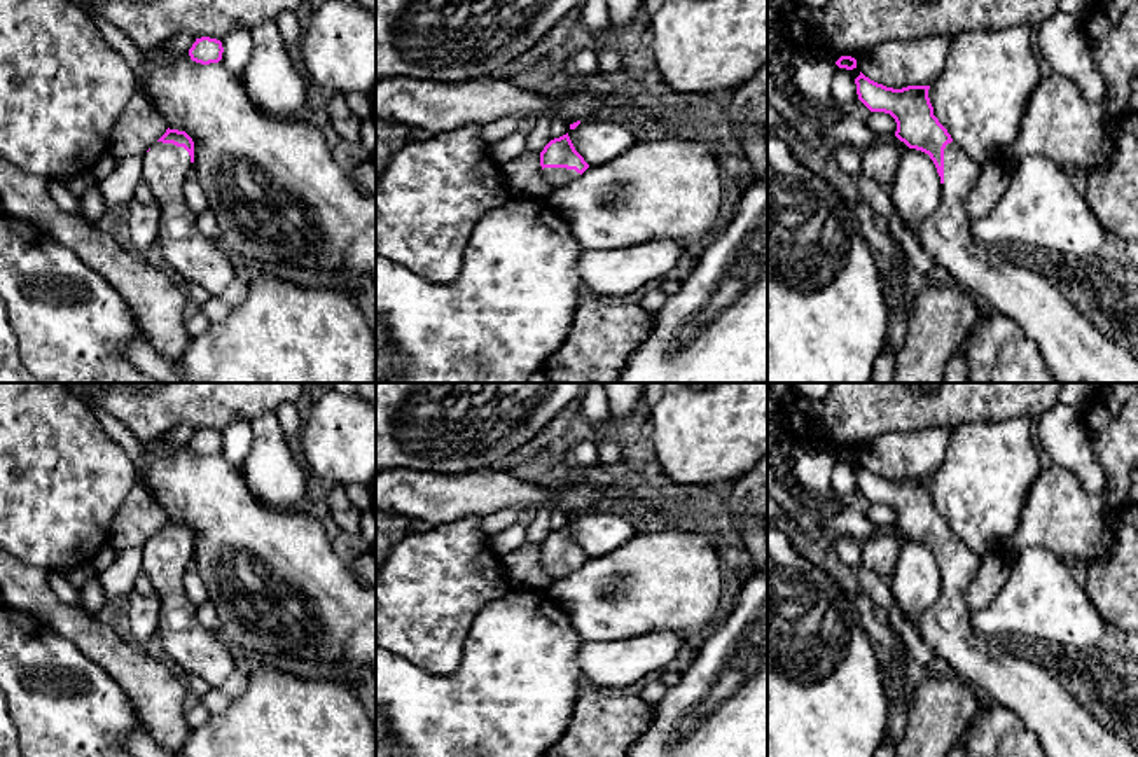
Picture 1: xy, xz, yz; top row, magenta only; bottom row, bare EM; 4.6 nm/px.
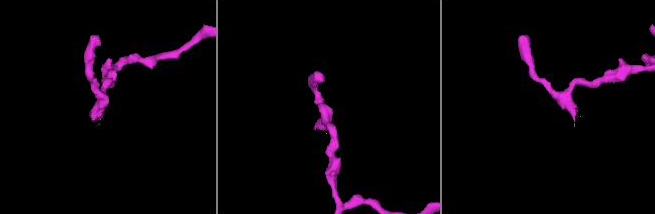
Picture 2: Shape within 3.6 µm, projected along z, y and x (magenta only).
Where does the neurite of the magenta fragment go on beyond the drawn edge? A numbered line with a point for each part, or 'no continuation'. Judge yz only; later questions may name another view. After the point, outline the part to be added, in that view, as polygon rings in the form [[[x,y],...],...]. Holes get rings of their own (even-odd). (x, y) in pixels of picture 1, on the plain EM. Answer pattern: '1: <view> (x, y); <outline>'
1: yz (1063, 728); [[[954,533],[944,540],[942,593],[933,607],[925,610],[912,628],[935,657],[946,661],[956,677],[970,684],[982,699],[1009,708],[1040,741],[1047,757],[1138,757],[1138,750],[1100,724],[1079,705],[1042,666],[1014,656],[996,642],[977,635],[970,626],[967,589],[981,566]]]

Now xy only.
1: xy (196, 651); [[[156,533],[142,549],[142,572],[161,598],[157,636],[184,675],[198,675],[210,687],[222,687],[234,670],[229,645],[196,619],[198,607],[184,591],[184,573],[192,554],[184,538]]]

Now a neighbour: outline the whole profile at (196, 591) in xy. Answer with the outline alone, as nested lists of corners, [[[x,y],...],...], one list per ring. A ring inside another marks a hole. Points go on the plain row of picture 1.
[[[189,568],[184,573],[182,580],[184,580],[184,591],[185,591],[187,598],[191,600],[191,603],[199,607],[205,601],[208,601],[206,586],[203,584],[201,577],[192,568]]]

